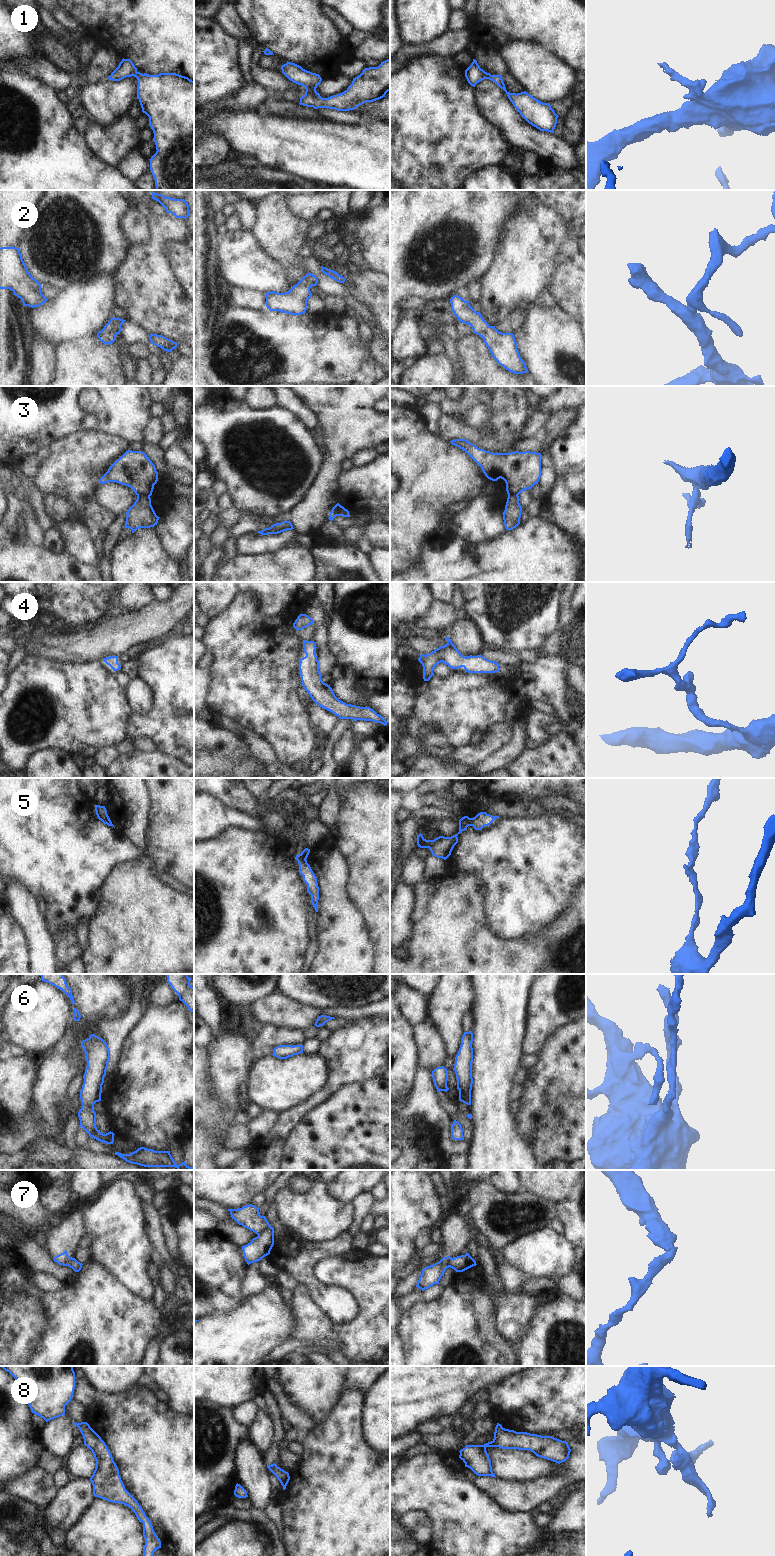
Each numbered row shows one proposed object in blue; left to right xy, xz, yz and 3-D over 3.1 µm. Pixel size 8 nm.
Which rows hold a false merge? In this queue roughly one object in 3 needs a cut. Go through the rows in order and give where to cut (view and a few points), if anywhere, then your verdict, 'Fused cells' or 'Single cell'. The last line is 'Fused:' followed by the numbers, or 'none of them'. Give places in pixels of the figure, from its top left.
1: No split. Single cell
2: No split. Single cell
3: Split along xy (137, 494), (147, 494), (149, 496). Fused cells
4: No split. Single cell
5: Split along yz (470, 818), (471, 825). Fused cells
6: No split. Single cell
7: Split along xz (270, 1226), (258, 1235). Fused cells
8: No split. Single cell
Fused: 3, 5, 7

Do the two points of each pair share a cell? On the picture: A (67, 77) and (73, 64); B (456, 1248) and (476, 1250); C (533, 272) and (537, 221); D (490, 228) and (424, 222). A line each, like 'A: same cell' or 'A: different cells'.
A: different cells
B: different cells
C: same cell
D: same cell

